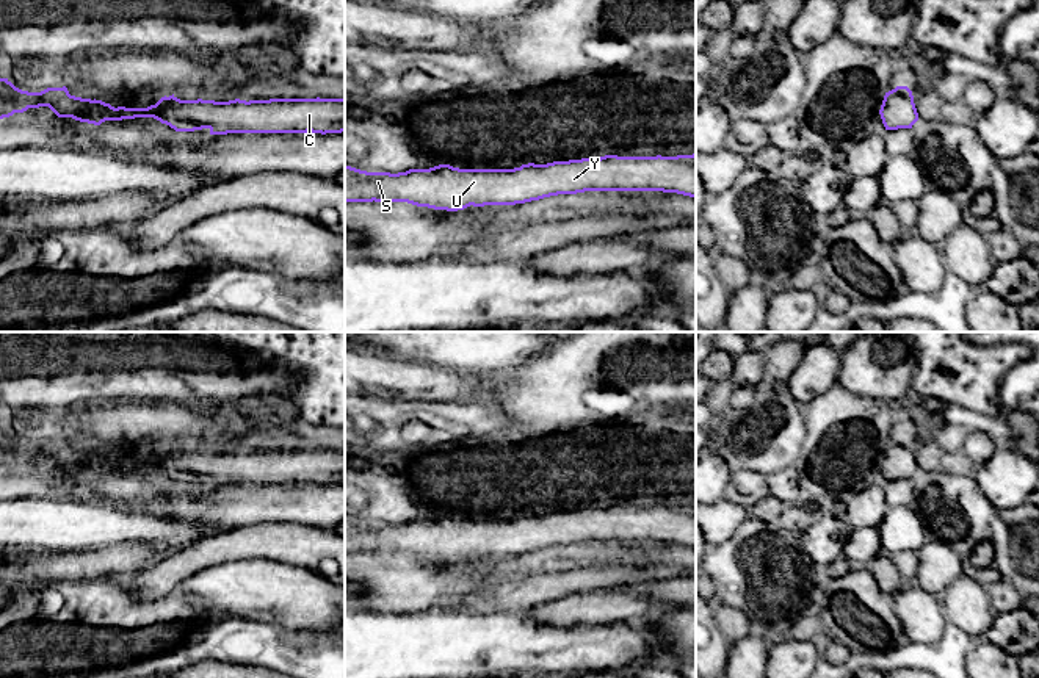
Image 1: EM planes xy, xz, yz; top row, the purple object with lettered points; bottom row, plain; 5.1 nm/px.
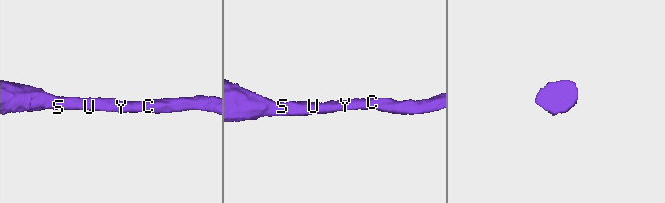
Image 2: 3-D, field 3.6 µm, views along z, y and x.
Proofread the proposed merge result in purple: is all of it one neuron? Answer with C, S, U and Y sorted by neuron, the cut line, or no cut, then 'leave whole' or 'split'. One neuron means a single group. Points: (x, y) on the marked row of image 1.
C S U Y; no cut; leave whole

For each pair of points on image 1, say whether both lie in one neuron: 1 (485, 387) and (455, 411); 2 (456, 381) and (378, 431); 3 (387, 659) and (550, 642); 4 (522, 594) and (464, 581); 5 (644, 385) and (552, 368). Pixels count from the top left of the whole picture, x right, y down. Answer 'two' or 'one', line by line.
1: two
2: two
3: one
4: two
5: one

